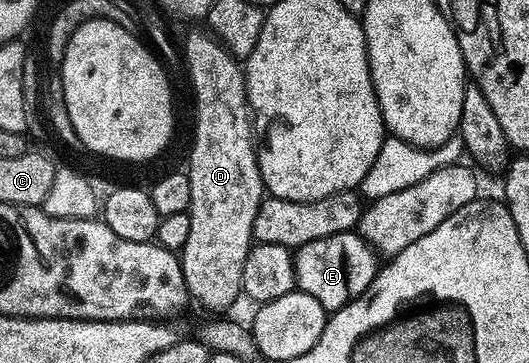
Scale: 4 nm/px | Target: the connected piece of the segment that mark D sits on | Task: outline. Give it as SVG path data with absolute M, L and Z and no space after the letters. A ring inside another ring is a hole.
M200 30L189 31L183 48L181 44L187 74L191 77L191 90L195 93L195 143L185 167L191 197L187 214L189 236L181 251L181 261L188 295L211 310L223 310L234 304L235 297L240 297L241 272L253 245L255 221L265 197L265 187L259 171L257 142L253 137L253 115L247 104L244 67L210 33Z

